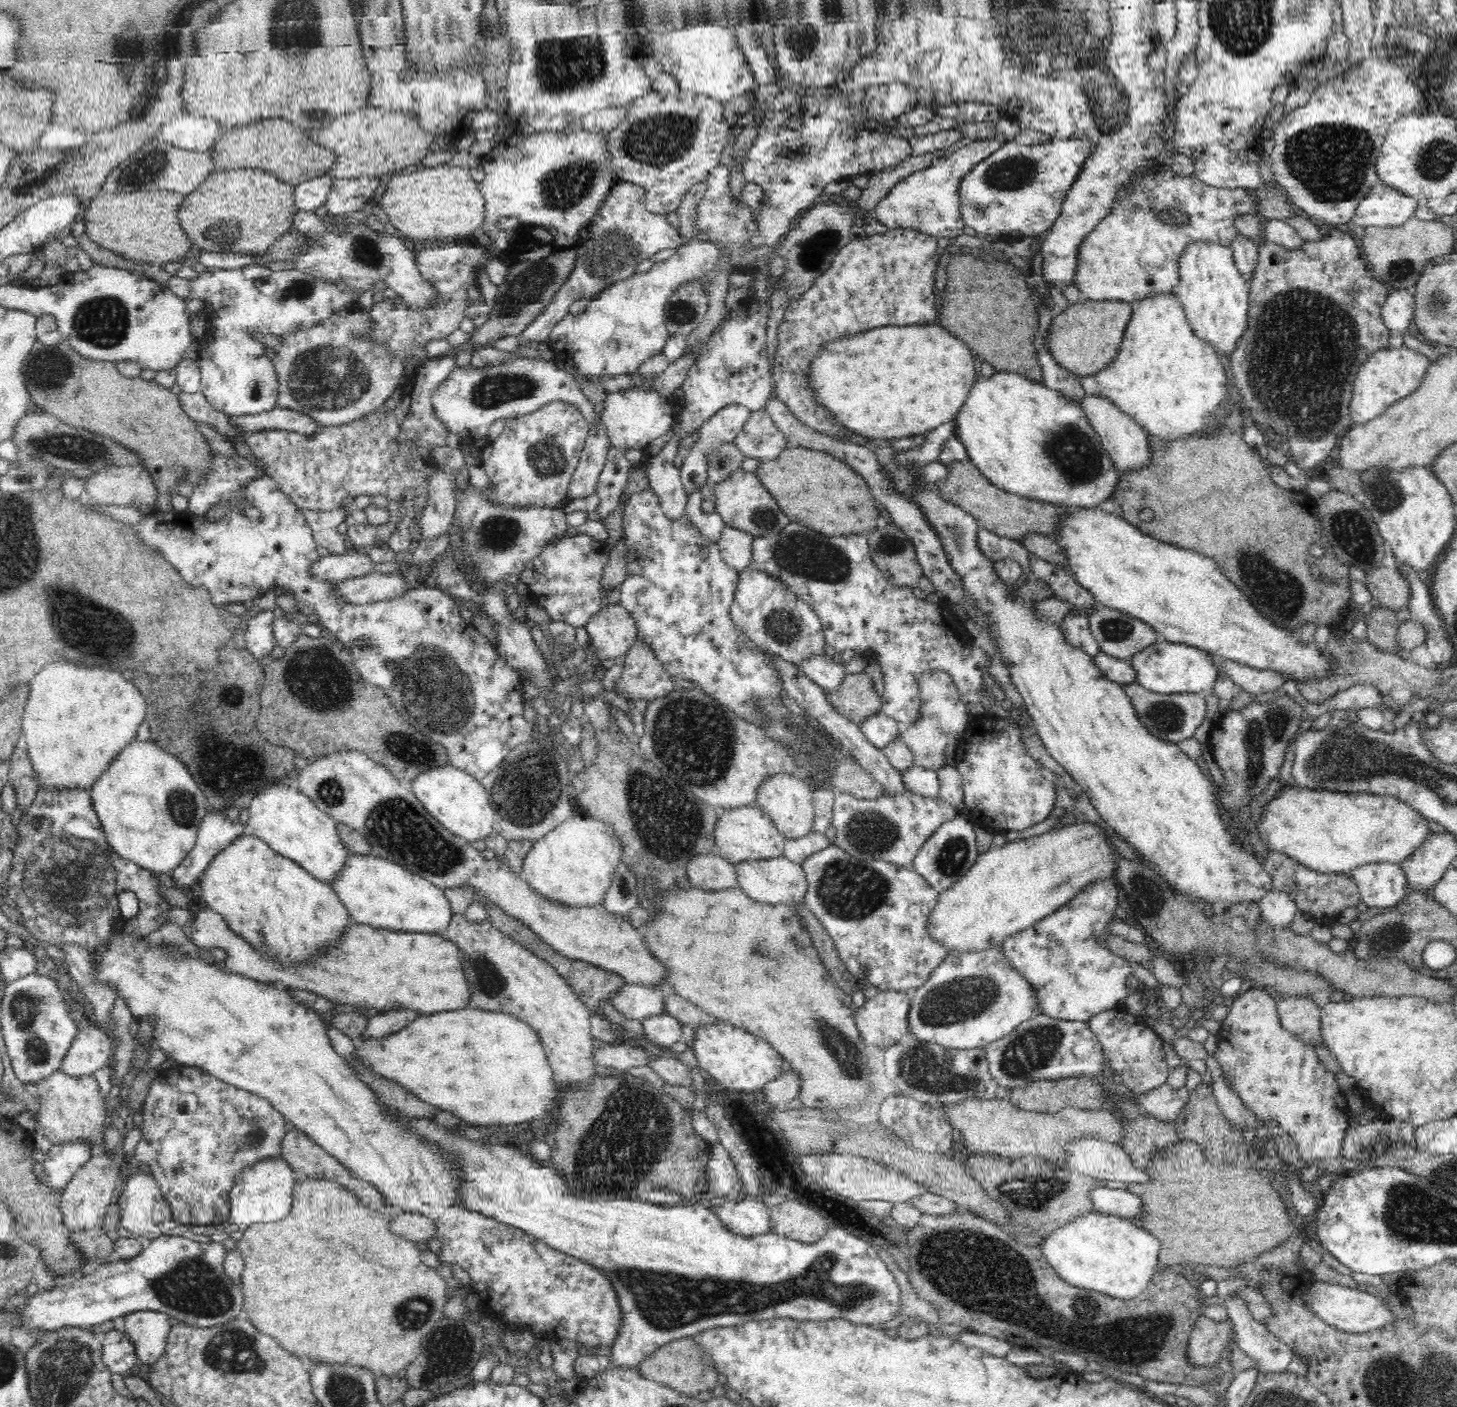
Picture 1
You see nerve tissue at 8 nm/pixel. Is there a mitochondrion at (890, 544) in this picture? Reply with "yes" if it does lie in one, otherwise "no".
yes

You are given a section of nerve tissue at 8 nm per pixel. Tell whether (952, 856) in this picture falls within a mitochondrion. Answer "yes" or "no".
yes

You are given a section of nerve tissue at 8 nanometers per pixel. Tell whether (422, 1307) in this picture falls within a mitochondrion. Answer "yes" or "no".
yes

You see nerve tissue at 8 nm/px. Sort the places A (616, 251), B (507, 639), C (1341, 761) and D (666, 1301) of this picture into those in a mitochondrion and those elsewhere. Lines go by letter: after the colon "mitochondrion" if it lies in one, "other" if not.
A: mitochondrion
B: other
C: mitochondrion
D: mitochondrion

